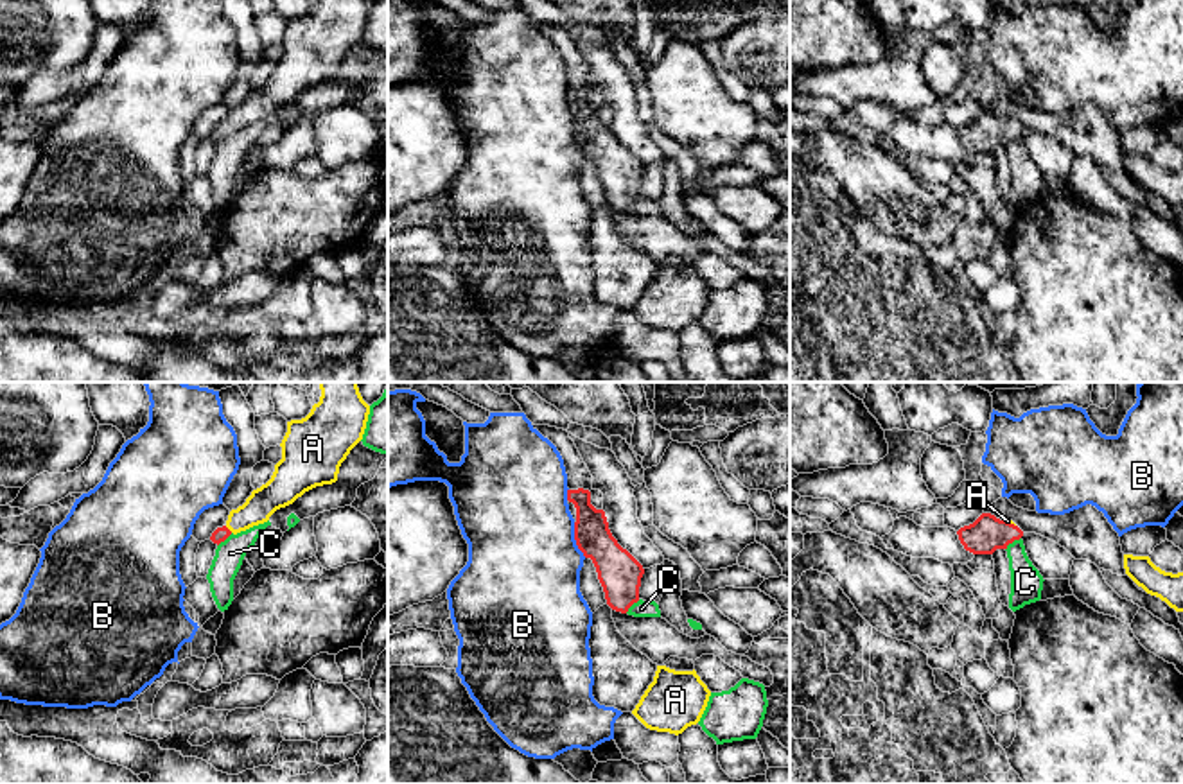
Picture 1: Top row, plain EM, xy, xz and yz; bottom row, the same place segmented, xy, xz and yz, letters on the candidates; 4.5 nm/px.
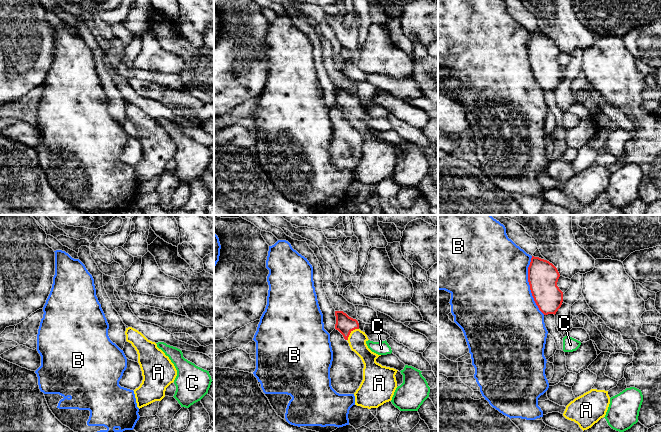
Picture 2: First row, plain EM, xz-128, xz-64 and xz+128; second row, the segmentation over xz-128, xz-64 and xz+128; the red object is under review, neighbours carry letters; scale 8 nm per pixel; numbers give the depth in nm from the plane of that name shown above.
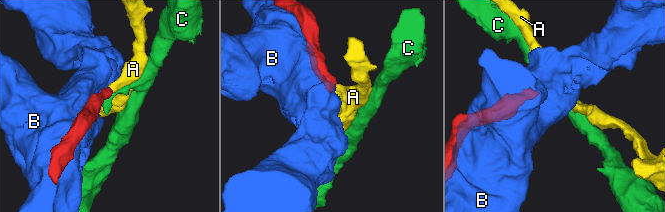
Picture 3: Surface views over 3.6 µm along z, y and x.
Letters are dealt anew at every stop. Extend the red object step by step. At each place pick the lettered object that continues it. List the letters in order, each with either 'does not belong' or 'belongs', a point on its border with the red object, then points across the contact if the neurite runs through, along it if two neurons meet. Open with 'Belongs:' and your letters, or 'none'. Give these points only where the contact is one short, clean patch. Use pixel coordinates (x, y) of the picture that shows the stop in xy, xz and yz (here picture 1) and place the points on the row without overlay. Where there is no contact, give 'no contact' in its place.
Belongs: A
A: belongs; contact xy (227, 126); way xy (219, 133), (227, 126), (252, 112), (264, 99)
B: does not belong; contact xz (575, 137)
C: does not belong; contact yz (1011, 140); border yz (1020, 135), (1006, 148)

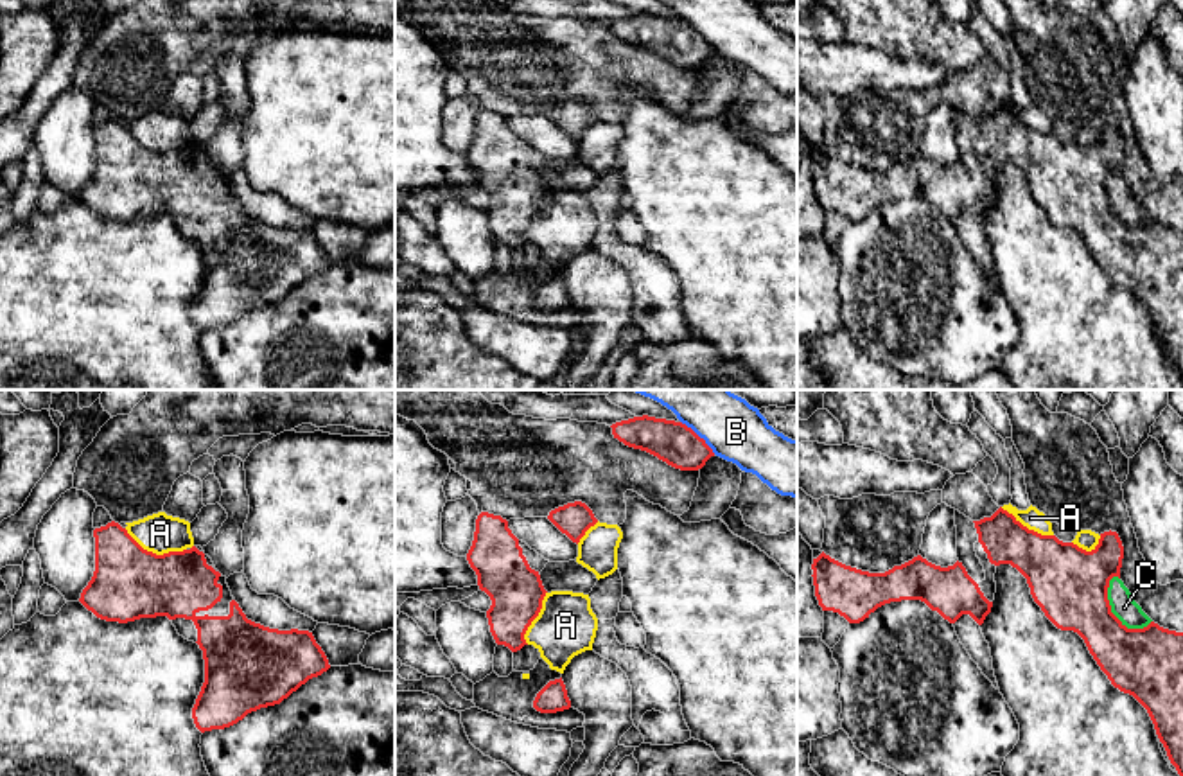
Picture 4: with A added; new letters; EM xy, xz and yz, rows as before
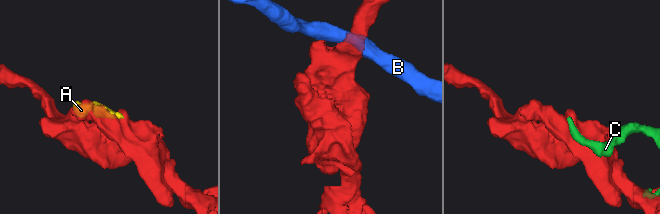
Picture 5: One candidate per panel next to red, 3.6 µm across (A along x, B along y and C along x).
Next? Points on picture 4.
Belongs: none
A: does not belong; contact xy (155, 151)
B: does not belong; contact xz (697, 33)
C: does not belong; contact yz (1112, 211)

